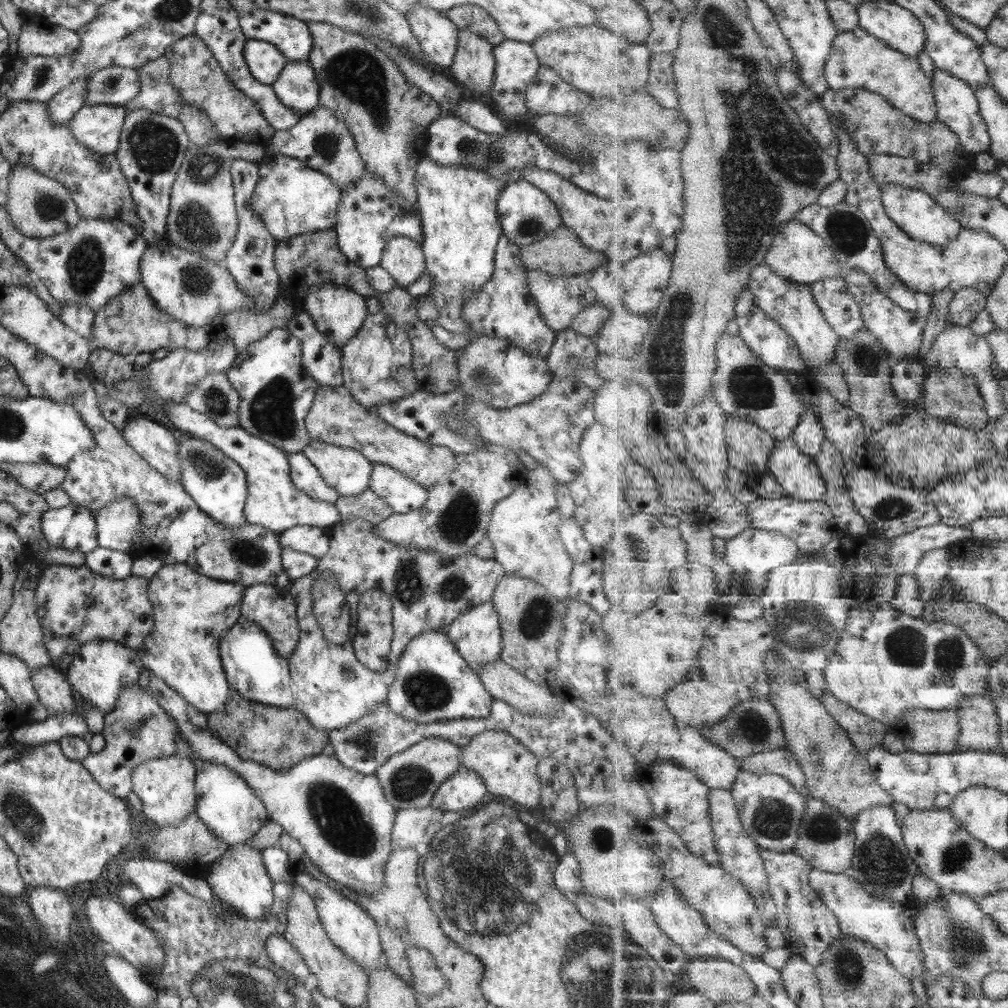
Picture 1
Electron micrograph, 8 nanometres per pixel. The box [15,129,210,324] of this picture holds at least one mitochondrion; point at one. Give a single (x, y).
(85, 263)

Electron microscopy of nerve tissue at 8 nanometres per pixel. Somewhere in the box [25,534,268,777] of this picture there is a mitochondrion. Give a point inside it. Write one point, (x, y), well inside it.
(135, 728)

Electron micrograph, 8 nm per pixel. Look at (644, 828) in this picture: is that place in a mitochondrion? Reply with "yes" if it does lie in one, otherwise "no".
no

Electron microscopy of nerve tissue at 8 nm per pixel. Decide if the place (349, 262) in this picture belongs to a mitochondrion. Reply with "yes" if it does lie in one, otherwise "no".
no

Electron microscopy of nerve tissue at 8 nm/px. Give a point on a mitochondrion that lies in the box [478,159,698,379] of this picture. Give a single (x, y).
(529, 227)

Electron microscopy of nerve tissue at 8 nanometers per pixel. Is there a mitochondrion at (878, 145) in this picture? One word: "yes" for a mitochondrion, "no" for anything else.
no

